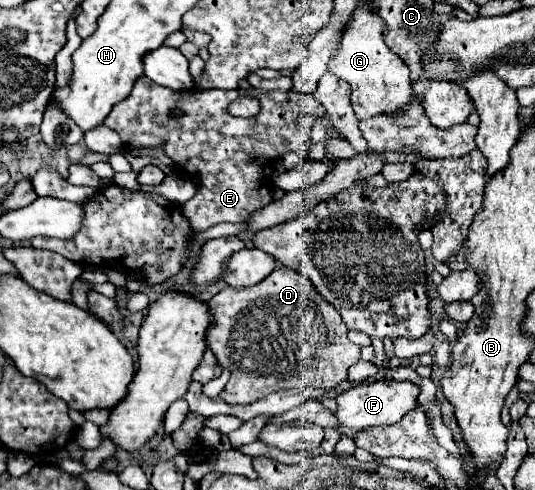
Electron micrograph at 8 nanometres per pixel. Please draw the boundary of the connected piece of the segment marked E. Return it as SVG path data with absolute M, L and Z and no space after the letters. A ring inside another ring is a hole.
M140 77L130 93L128 99L120 101L116 109L106 117L106 125L114 129L120 139L124 141L126 147L158 147L162 145L168 157L188 175L196 179L198 193L182 205L184 215L188 217L194 233L206 231L218 223L242 223L248 221L248 217L260 209L264 209L270 201L270 189L272 181L264 177L264 165L270 165L280 159L288 151L296 151L300 157L308 155L306 147L306 135L304 131L296 125L296 117L300 113L312 113L316 115L324 125L326 121L322 119L324 109L320 109L320 103L312 95L296 93L296 91L260 91L260 89L232 89L232 91L200 91L200 89L190 89L188 93L176 93L172 89L164 89L156 83L152 83L148 77ZM238 97L256 97L262 103L262 109L256 117L242 119L242 117L232 117L226 107L238 99ZM172 109L182 109L184 115L178 119L168 117Z

